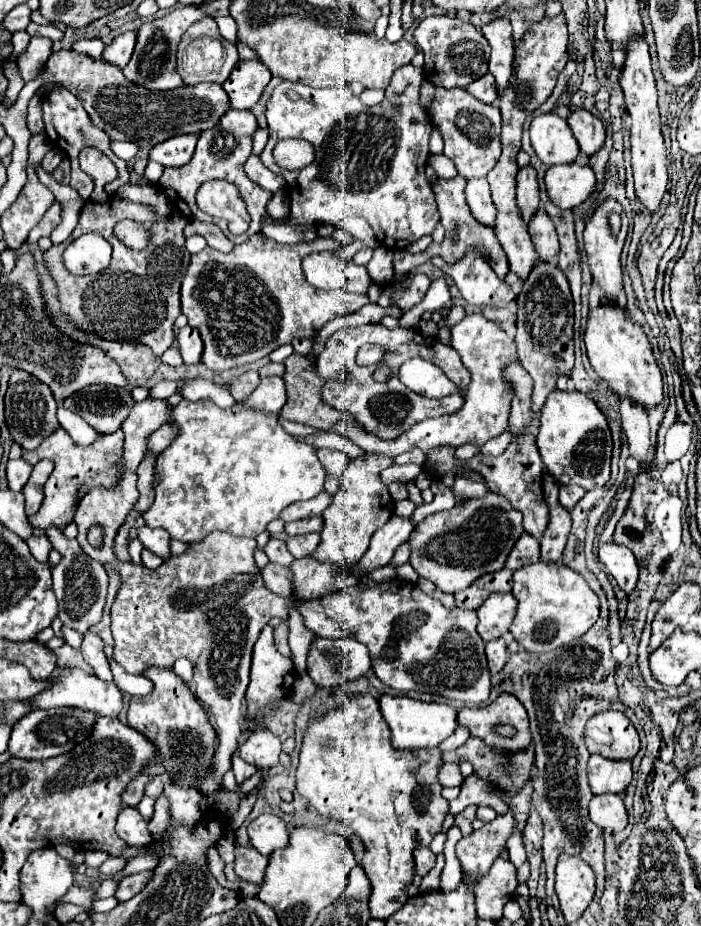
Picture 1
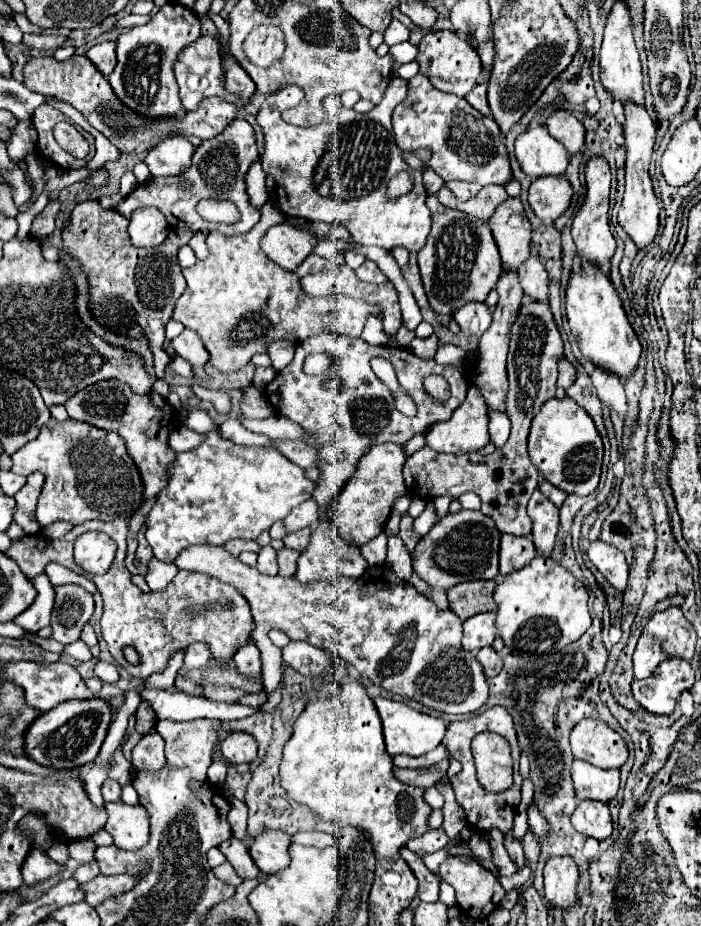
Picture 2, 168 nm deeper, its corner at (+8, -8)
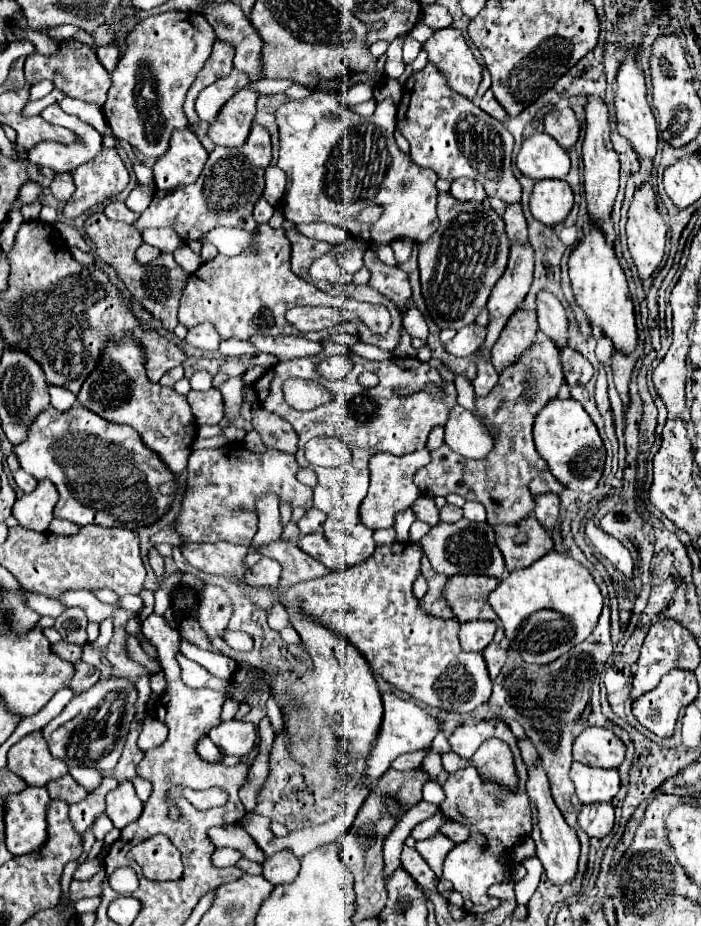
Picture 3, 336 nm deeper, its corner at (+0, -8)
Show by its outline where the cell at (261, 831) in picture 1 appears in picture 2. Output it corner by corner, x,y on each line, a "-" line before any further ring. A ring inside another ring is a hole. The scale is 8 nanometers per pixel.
268,830
254,840
254,844
250,846
250,854
262,874
272,874
284,870
290,864
288,846
290,846
288,834

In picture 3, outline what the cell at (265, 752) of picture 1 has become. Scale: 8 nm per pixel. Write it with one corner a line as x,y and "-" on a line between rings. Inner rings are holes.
244,720
222,722
220,726
212,728
208,736
220,748
222,754
238,756
238,758
250,754
256,748
256,740
258,740
256,726

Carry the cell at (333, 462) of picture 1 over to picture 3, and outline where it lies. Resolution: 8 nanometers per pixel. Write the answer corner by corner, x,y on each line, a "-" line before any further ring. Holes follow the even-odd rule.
256,406
254,416
252,416
252,426
262,436
262,442
268,448
276,448
276,450
282,450
288,454
296,454
298,434
280,416
266,412
262,406

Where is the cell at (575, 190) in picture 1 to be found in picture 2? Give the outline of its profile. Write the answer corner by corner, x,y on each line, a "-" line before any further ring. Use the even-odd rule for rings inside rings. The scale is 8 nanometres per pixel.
542,176
532,182
528,204
540,220
554,222
568,210
572,194
574,190
564,176

